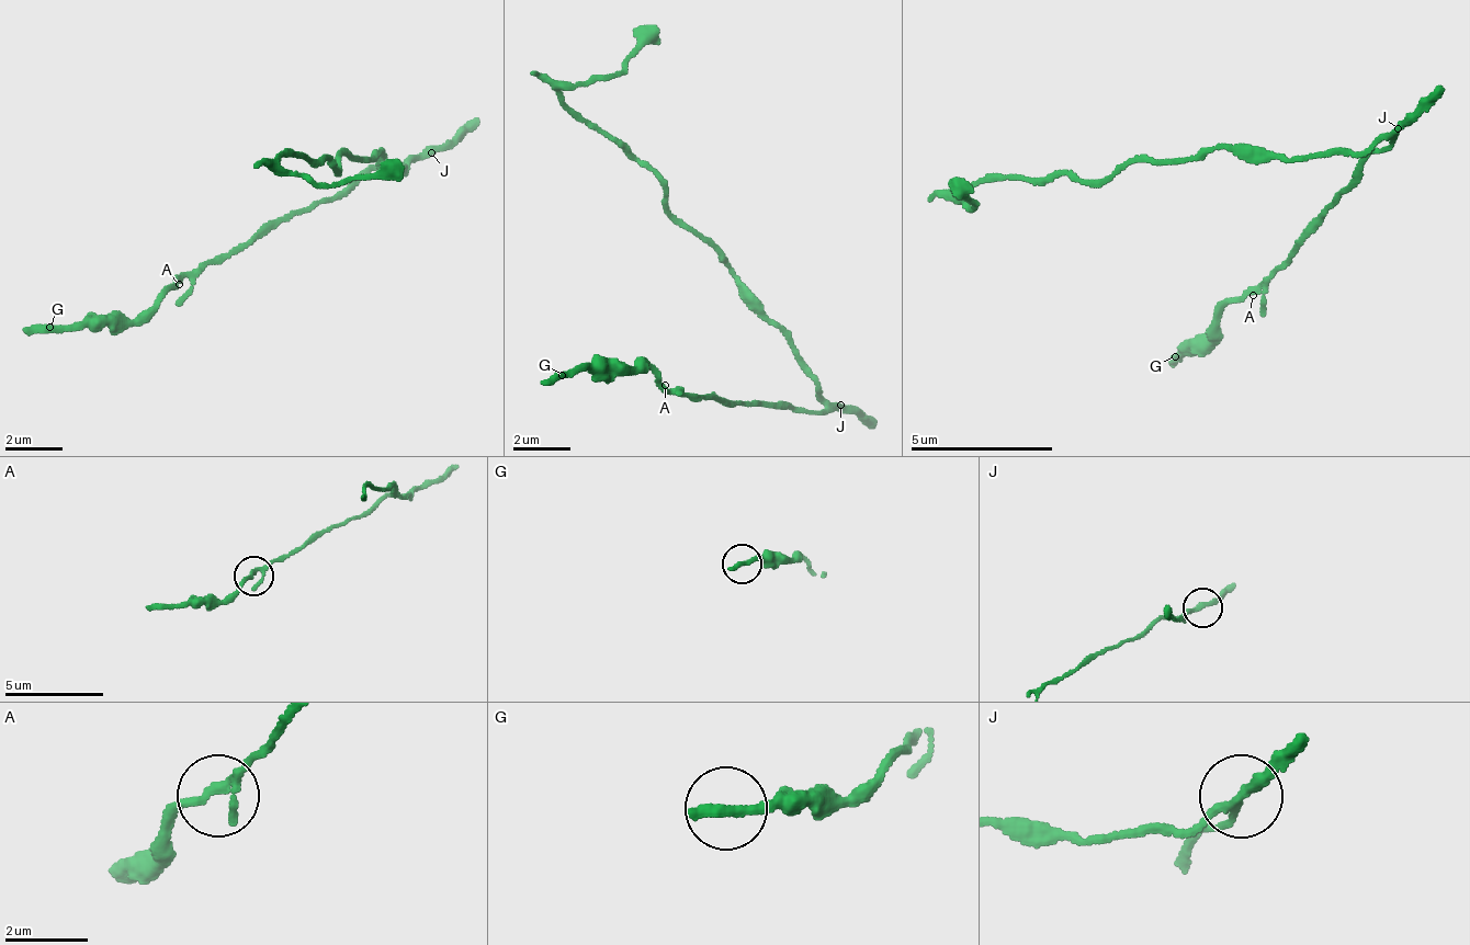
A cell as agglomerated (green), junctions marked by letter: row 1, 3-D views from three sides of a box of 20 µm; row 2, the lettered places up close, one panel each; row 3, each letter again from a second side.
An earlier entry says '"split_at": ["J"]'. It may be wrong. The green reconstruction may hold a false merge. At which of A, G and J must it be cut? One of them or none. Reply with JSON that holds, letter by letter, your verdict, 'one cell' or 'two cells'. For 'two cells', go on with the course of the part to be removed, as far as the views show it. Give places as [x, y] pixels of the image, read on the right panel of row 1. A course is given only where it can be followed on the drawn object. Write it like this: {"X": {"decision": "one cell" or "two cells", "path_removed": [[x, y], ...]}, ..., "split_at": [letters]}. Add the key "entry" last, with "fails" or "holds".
{"A": {"decision": "one cell"}, "G": {"decision": "one cell"}, "J": {"decision": "two cells", "path_removed": [[1397, 131], [1363, 147], [1203, 149], [1133, 160], [1098, 181], [1001, 179], [962, 194], [973, 203], [956, 182]]}, "split_at": ["J"], "entry": "holds"}

